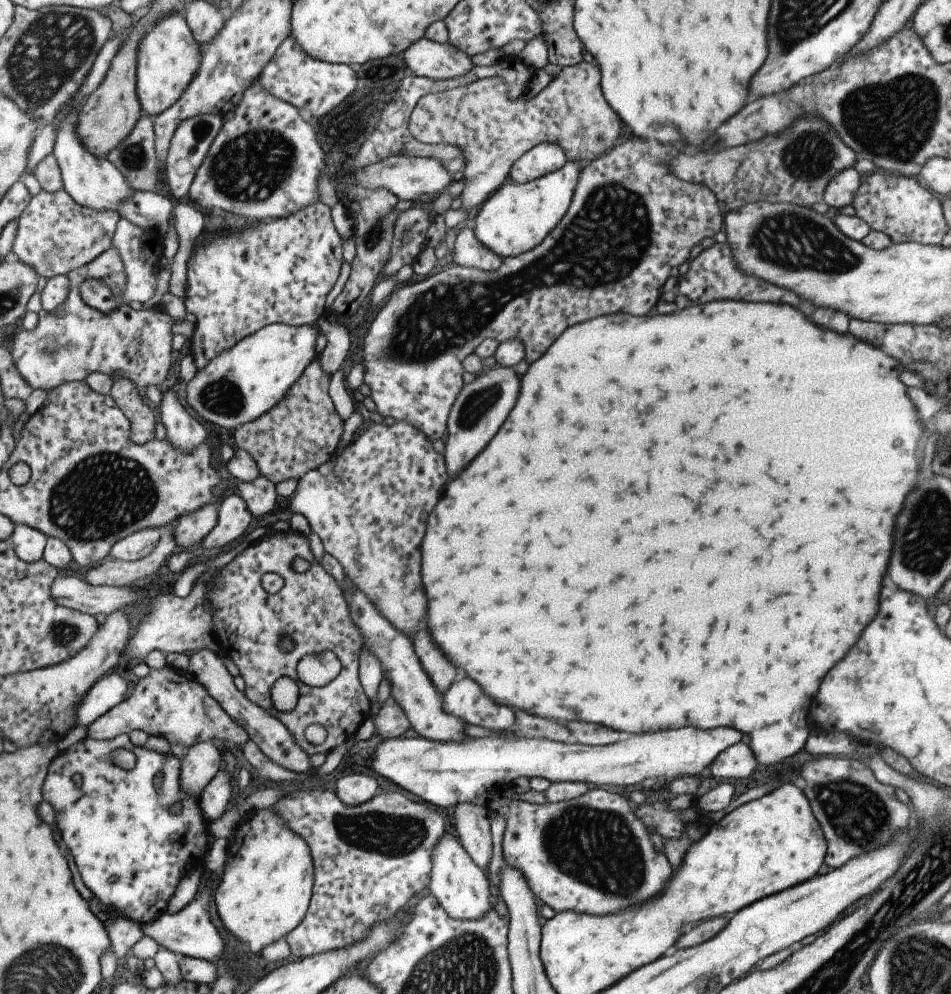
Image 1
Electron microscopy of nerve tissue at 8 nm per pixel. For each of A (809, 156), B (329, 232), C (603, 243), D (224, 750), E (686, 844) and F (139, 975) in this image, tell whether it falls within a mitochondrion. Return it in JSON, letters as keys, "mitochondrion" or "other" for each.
{"A":"mitochondrion","B":"other","C":"mitochondrion","D":"other","E":"other","F":"other"}

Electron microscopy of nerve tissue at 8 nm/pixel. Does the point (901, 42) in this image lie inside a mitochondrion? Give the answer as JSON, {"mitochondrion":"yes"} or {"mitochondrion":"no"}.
{"mitochondrion":"no"}

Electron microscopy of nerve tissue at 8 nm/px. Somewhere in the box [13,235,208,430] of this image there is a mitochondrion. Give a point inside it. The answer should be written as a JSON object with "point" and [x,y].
{"point":[50,347]}

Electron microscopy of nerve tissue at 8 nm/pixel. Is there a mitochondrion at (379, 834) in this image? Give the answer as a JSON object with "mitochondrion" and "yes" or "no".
{"mitochondrion":"yes"}

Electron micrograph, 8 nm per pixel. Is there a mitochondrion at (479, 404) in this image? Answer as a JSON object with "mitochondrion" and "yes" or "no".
{"mitochondrion":"yes"}

